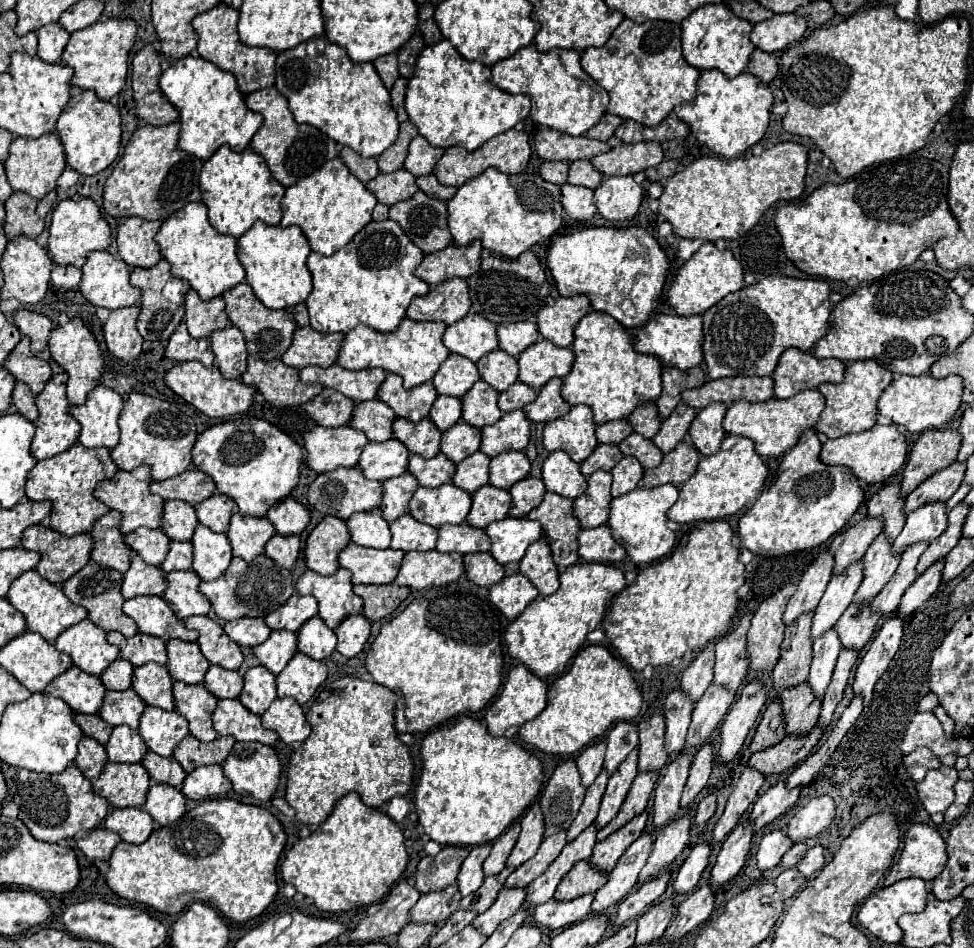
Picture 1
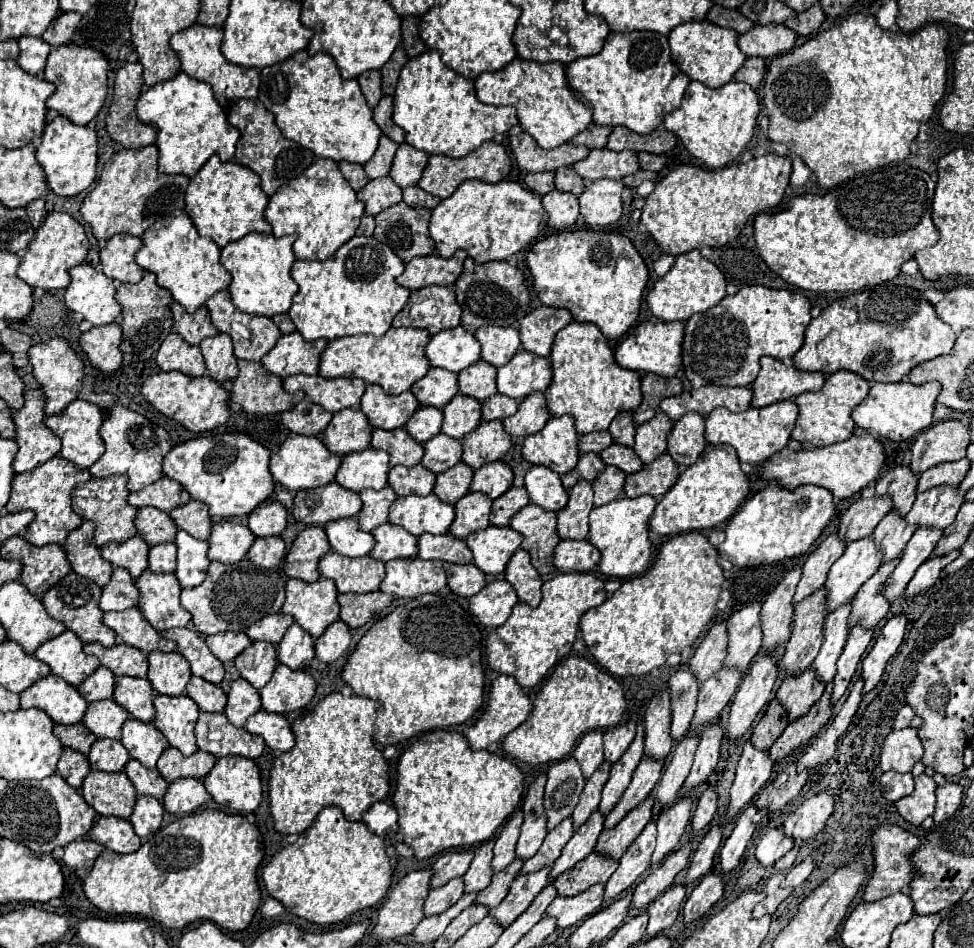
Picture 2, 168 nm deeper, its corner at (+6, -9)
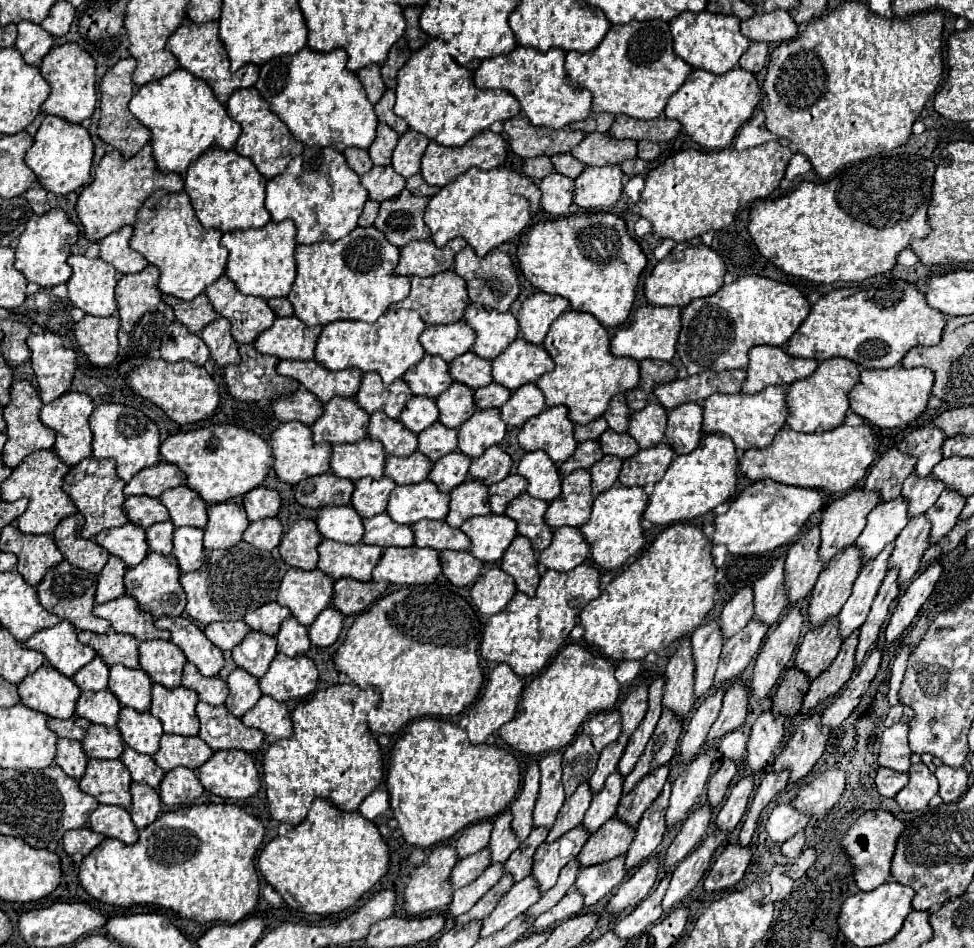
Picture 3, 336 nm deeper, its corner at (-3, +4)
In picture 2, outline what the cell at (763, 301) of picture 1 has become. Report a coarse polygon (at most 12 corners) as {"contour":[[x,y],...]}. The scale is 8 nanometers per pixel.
{"contour":[[739,289],[685,321],[693,389],[747,387],[811,323],[789,289]]}

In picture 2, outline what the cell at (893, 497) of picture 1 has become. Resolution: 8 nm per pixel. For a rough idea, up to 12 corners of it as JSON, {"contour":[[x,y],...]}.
{"contour":[[895,467],[877,481],[875,497],[891,497],[905,517],[915,501],[917,477]]}

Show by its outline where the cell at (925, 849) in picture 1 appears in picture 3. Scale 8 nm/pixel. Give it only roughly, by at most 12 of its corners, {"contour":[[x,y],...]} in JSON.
{"contour":[[864,812],[842,836],[860,890],[890,878],[894,840],[904,824]]}

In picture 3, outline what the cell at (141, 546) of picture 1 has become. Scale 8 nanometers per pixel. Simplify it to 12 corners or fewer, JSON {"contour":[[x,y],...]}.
{"contour":[[128,522],[94,540],[128,568],[148,554],[144,528]]}

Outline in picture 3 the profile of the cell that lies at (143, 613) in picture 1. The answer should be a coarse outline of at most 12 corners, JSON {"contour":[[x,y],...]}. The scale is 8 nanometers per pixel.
{"contour":[[132,596],[94,606],[94,616],[136,640],[170,640]]}

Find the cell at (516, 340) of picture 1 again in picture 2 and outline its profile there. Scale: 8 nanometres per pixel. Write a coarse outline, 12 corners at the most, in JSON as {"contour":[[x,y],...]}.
{"contour":[[481,327],[481,357],[495,367],[521,347],[513,327]]}

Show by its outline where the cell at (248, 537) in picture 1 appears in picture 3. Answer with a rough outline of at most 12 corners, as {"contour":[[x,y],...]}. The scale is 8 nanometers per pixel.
{"contour":[[238,502],[208,506],[204,546],[230,548],[250,520]]}

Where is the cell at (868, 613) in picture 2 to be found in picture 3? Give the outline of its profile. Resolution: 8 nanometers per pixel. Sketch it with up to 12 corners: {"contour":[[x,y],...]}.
{"contour":[[914,516],[888,564],[900,586],[914,578],[930,546],[930,520]]}

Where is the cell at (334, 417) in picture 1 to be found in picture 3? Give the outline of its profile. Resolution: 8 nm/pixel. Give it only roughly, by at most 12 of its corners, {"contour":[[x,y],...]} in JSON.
{"contour":[[298,390],[272,400],[280,422],[312,426],[322,416],[322,402]]}

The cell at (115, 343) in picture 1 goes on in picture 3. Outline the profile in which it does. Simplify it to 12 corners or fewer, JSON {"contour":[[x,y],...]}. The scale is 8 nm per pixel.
{"contour":[[84,316],[74,324],[80,350],[94,366],[118,354],[118,318]]}

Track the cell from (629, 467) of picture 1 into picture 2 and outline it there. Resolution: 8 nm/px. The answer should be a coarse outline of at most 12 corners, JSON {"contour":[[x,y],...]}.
{"contour":[[607,467],[597,481],[595,505],[623,495],[625,473]]}

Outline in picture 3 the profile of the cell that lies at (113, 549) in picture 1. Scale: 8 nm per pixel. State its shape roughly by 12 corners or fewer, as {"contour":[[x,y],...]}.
{"contour":[[72,514],[52,538],[64,560],[98,574],[108,552],[78,536],[82,516]]}

